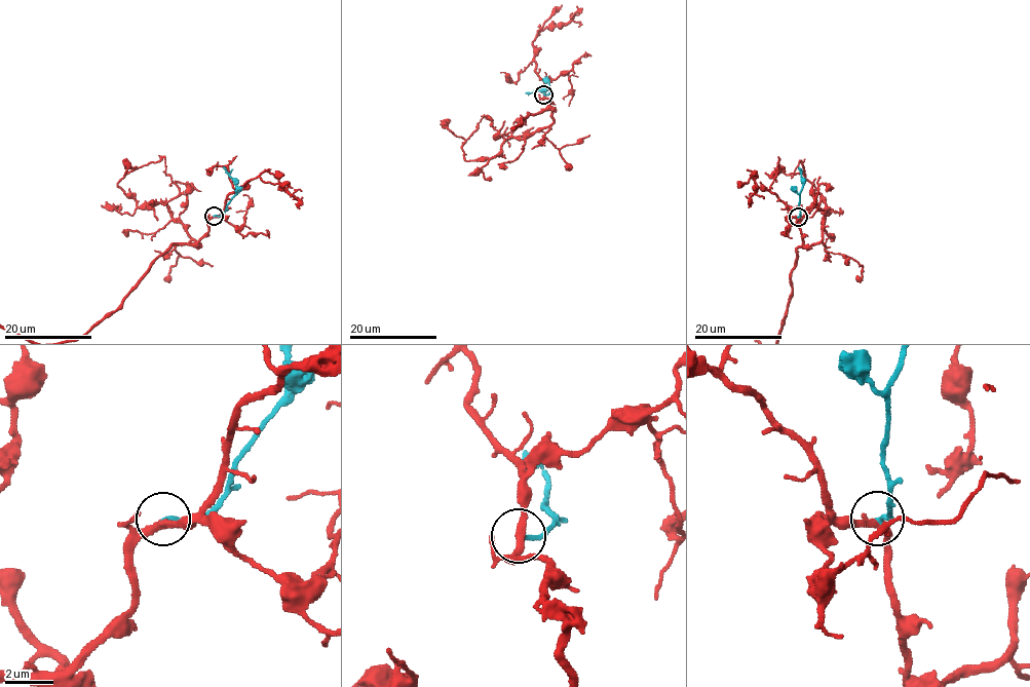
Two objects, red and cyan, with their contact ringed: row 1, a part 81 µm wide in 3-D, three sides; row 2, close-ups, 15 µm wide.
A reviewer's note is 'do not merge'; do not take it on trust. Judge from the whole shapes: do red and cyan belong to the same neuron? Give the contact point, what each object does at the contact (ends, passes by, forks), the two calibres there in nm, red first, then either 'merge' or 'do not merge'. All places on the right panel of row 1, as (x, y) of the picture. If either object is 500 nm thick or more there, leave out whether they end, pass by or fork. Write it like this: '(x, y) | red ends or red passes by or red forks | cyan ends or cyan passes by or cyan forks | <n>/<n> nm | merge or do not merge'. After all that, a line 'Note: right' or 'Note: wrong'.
(798, 217) | red passes by | cyan ends | 260/180 nm | merge
Note: wrong

